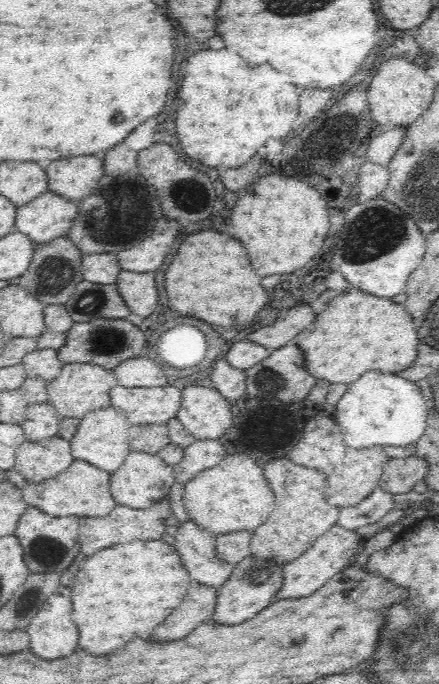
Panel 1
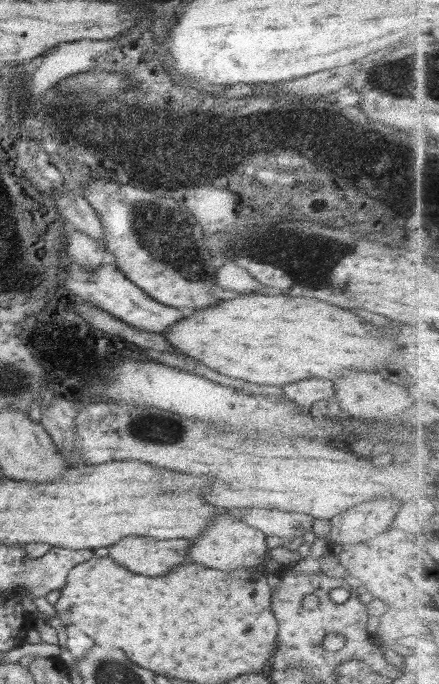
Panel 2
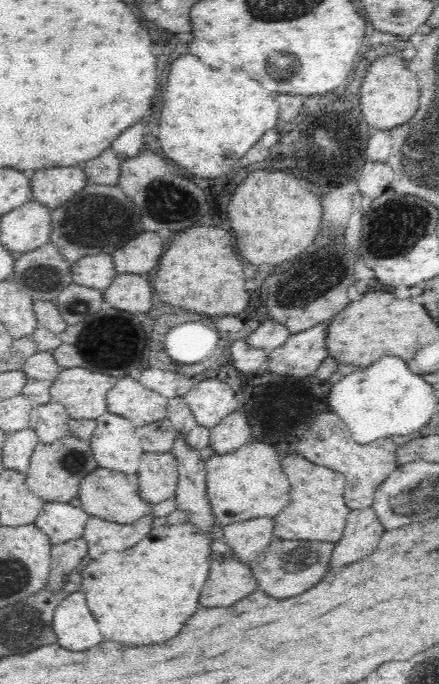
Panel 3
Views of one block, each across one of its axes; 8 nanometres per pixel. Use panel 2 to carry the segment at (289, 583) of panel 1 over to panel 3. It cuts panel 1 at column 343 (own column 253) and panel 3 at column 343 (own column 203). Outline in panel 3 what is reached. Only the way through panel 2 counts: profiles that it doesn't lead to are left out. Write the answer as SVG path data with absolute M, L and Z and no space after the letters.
M372 507L352 509L344 528L344 535L336 542L336 549L332 553L331 569L348 566L369 556L377 550L387 532Z

